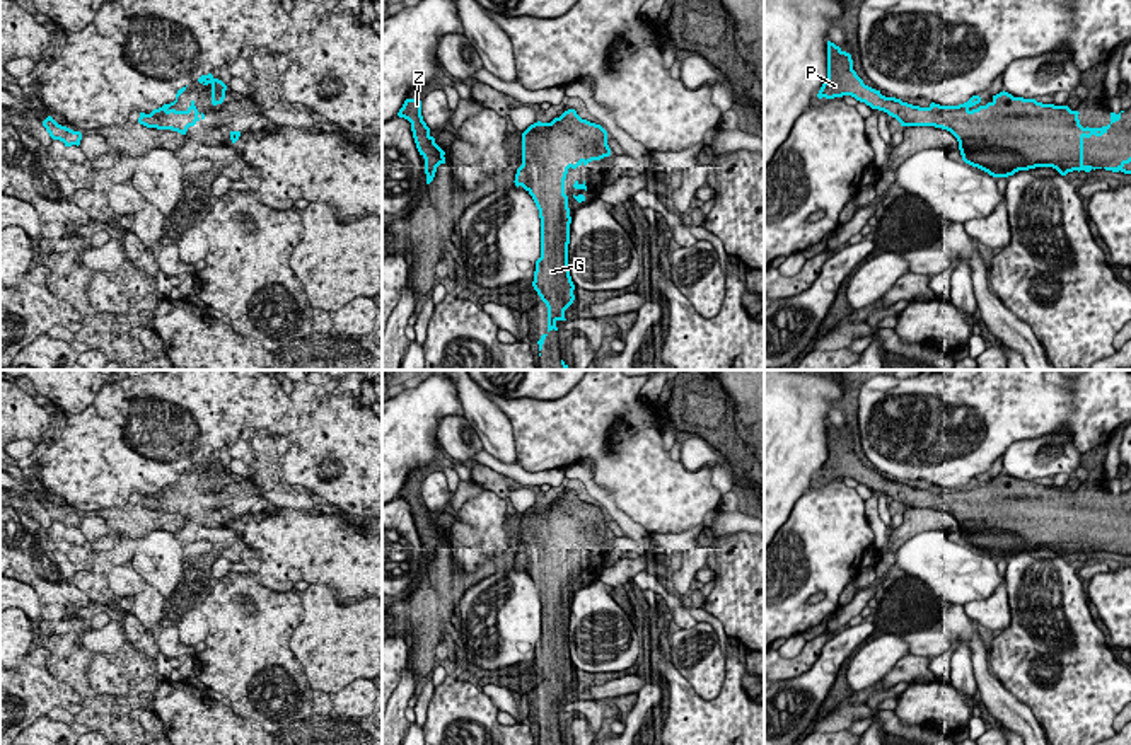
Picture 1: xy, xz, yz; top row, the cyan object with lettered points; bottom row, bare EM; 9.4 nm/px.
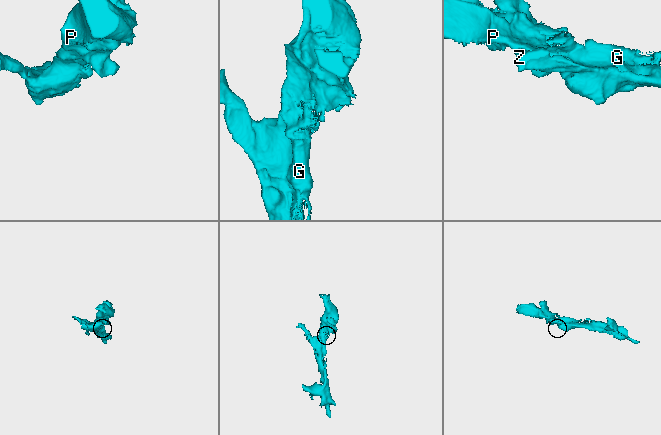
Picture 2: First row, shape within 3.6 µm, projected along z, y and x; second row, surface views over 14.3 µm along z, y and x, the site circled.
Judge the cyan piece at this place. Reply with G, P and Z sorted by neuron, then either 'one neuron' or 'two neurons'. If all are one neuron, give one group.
G P Z; one neuron

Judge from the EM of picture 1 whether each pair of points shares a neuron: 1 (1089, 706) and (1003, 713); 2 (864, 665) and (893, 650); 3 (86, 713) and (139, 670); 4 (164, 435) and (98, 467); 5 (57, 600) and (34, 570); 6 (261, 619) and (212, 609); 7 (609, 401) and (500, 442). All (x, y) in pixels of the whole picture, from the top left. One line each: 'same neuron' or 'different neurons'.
1: different neurons
2: same neuron
3: same neuron
4: same neuron
5: same neuron
6: same neuron
7: different neurons

